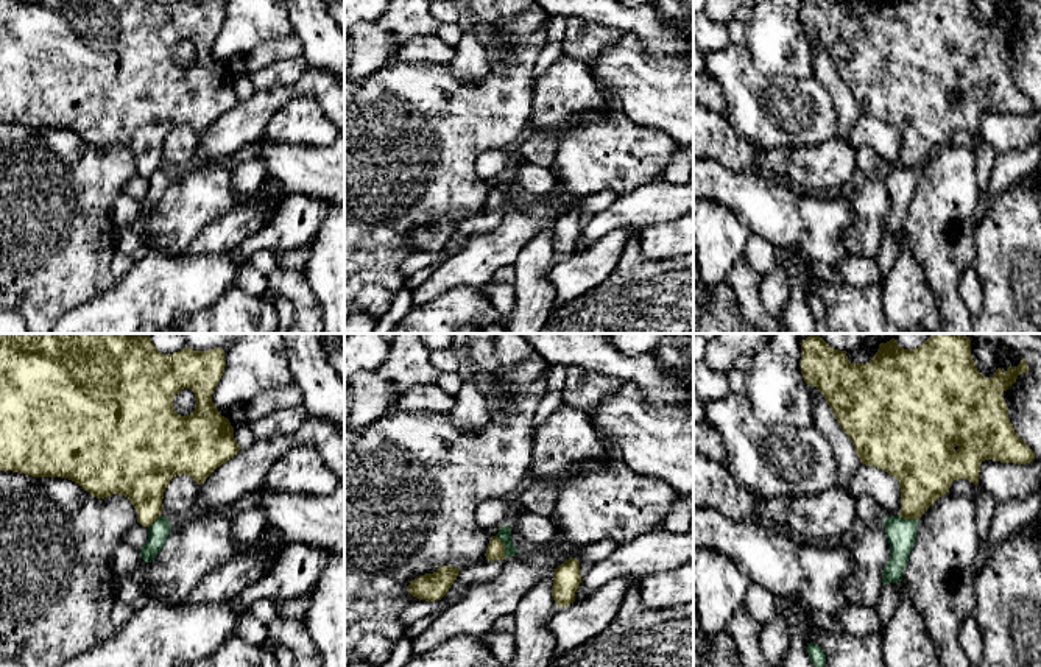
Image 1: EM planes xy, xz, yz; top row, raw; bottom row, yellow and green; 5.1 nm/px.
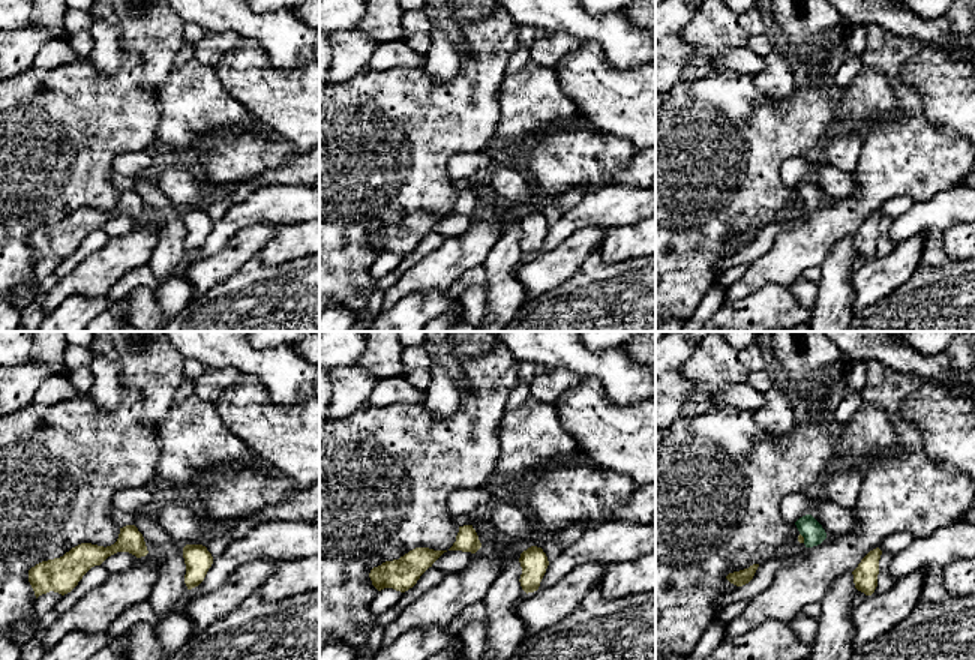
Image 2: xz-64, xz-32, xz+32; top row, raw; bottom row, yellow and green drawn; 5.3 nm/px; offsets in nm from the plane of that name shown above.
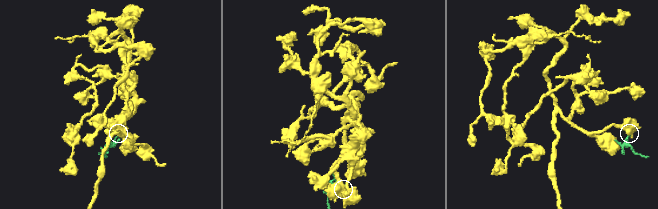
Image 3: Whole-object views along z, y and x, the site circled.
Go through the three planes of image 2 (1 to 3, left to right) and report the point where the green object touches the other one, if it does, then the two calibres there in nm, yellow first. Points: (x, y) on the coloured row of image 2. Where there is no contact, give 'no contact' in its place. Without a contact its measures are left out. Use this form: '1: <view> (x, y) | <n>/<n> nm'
1: no contact
2: no contact
3: xz+32 (803, 537) | 30/120 nm

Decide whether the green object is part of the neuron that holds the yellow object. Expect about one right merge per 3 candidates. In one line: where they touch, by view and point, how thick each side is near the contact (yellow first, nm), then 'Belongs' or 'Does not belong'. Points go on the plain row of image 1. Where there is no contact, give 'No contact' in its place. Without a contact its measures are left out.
Touches yellow at xz (502, 197). Thickness 90 nm (yellow) against 70 nm. Does not belong

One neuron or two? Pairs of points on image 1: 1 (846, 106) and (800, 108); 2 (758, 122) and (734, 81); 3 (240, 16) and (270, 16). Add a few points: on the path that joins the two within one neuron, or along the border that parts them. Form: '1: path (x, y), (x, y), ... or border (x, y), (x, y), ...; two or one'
1: border (814, 75), (834, 105), (836, 136); two
2: path (758, 112), (755, 102), (744, 91); one
3: path (248, 16), (262, 16); one

